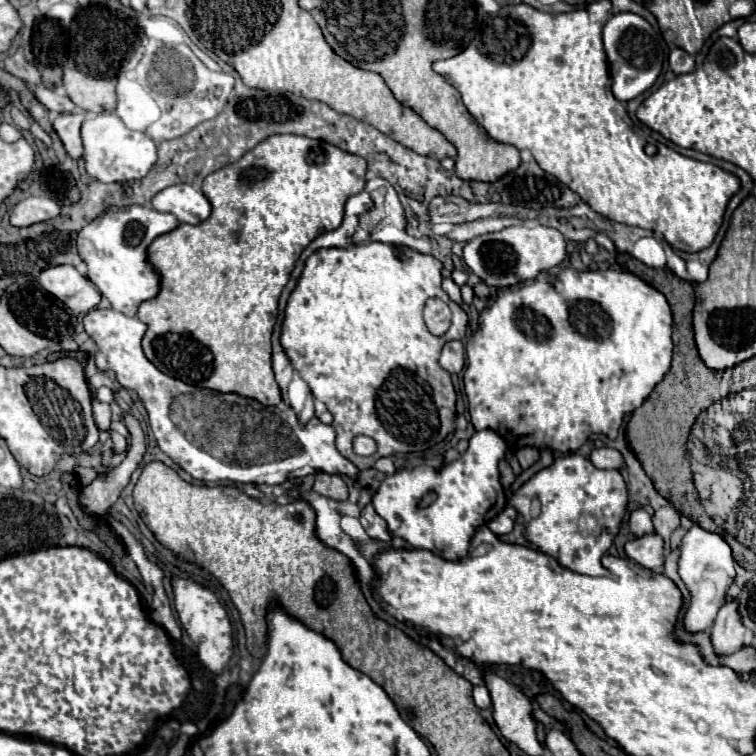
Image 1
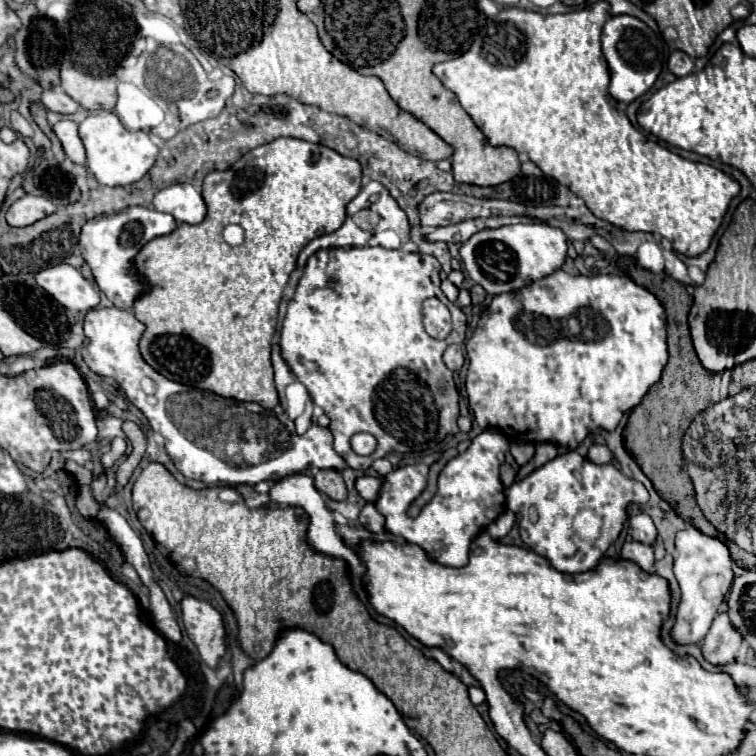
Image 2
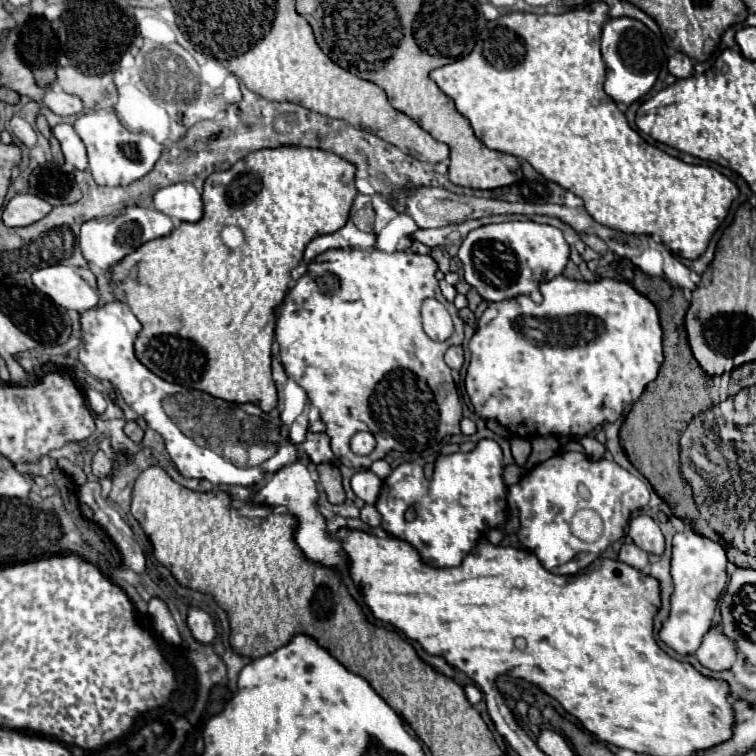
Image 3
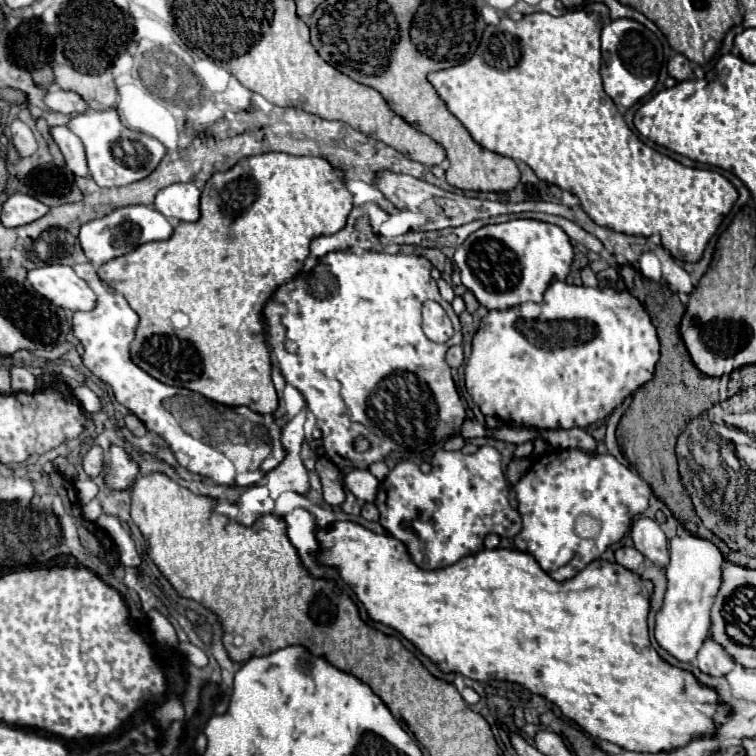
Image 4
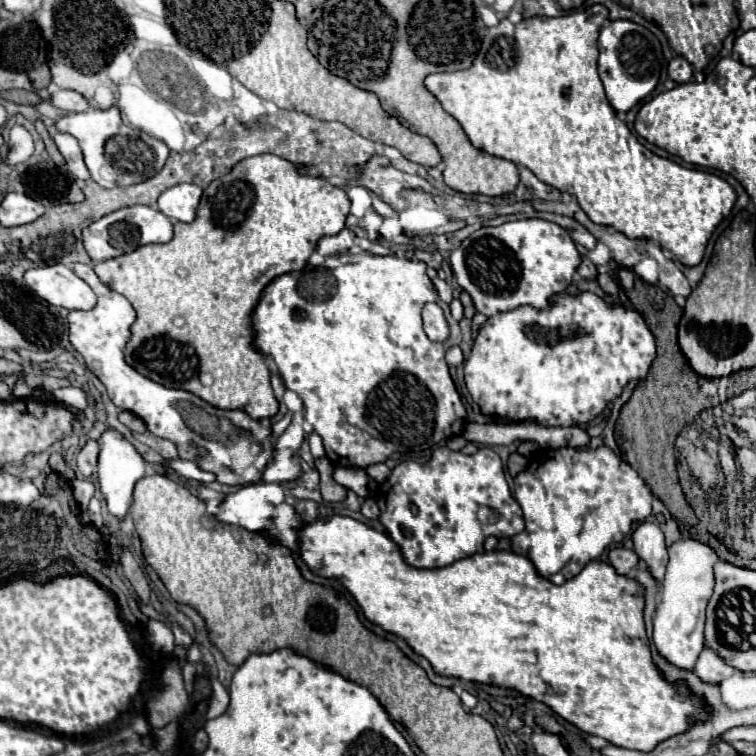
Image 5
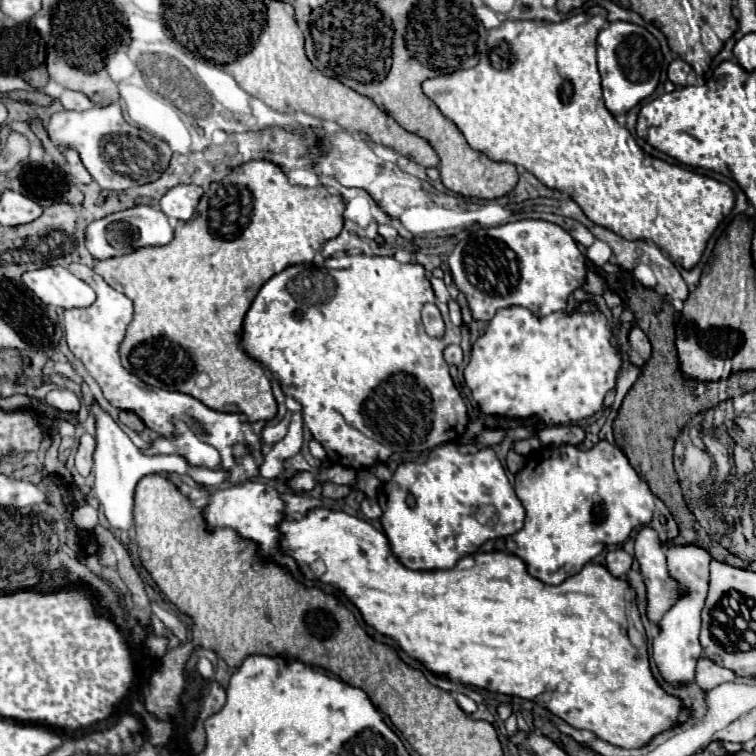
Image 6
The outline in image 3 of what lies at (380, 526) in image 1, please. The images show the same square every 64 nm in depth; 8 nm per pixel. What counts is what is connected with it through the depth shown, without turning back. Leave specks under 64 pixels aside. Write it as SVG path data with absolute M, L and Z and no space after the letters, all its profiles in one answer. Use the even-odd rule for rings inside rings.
M368 504L362 508L360 518L362 518L366 524L370 524L370 526L380 526L380 522L382 522L380 512L378 512L374 506L368 506Z

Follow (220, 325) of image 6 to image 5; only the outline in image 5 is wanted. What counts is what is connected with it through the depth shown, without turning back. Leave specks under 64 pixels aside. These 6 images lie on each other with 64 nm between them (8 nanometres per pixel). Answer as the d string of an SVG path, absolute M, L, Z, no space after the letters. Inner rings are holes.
M252 156L252 158L246 158L246 160L238 162L226 176L222 176L222 178L218 178L218 180L214 180L214 182L208 184L208 188L202 194L202 200L200 200L200 206L198 206L194 222L190 222L190 224L176 222L174 224L174 238L170 242L166 242L166 244L146 244L146 246L136 248L130 254L122 254L118 258L94 264L94 272L98 274L98 278L108 288L112 288L112 290L120 292L122 296L126 296L130 300L130 304L134 306L134 310L136 310L136 322L130 328L130 340L128 340L126 350L124 350L124 360L136 372L140 372L142 376L146 376L146 378L150 378L150 380L166 386L166 388L178 388L178 390L192 392L198 398L206 400L208 404L220 408L220 410L236 410L238 408L238 410L244 410L254 420L272 418L278 412L278 400L274 398L274 392L272 392L270 383L271 373L268 372L266 360L252 346L254 332L252 332L252 326L250 326L250 314L256 308L262 290L276 276L282 276L282 274L292 272L292 270L302 270L304 264L308 262L308 258L312 256L312 252L316 250L318 240L324 238L324 236L334 236L334 234L338 234L344 228L348 210L350 210L350 200L348 200L348 196L346 196L344 190L340 190L338 186L332 186L326 178L314 178L314 176L302 176L302 174L298 174L298 168L294 164L290 164L288 160L282 160L278 156ZM176 316L184 318L184 326L176 326L174 324ZM202 372L212 374L212 378L214 378L212 386L202 386L200 384L198 376Z

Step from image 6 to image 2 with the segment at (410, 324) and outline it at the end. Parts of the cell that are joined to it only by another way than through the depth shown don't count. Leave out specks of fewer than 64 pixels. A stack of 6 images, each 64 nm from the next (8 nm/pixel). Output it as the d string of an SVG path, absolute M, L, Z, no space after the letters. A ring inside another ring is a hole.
M380 246L360 248L328 248L316 252L296 286L296 296L290 300L282 330L280 350L290 372L302 382L314 400L330 416L330 432L334 436L334 450L346 458L344 462L354 470L366 472L374 460L384 458L392 450L416 452L428 450L442 442L448 434L458 434L458 390L452 372L442 362L448 344L462 344L466 332L464 312L446 298L446 306L454 308L454 332L448 340L430 338L422 326L420 308L424 298L444 296L440 290L440 262L434 256L388 250ZM358 432L370 432L378 440L376 452L358 456L350 450L350 438Z

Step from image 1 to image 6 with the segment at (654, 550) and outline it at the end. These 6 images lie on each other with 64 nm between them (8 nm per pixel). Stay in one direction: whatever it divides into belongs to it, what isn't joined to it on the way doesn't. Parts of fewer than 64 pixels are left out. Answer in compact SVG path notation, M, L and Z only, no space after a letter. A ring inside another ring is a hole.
M614 548L606 554L606 568L616 578L622 578L630 570L630 566L632 566L632 556L622 548Z

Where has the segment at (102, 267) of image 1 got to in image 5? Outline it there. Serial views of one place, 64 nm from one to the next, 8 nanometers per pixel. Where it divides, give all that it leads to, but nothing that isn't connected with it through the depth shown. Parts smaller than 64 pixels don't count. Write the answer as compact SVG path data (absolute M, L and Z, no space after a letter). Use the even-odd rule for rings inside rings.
M150 206L122 208L84 228L84 248L88 250L92 262L102 262L102 260L122 256L126 252L136 250L142 244L164 244L170 240L172 240L170 220L160 210L154 210Z

